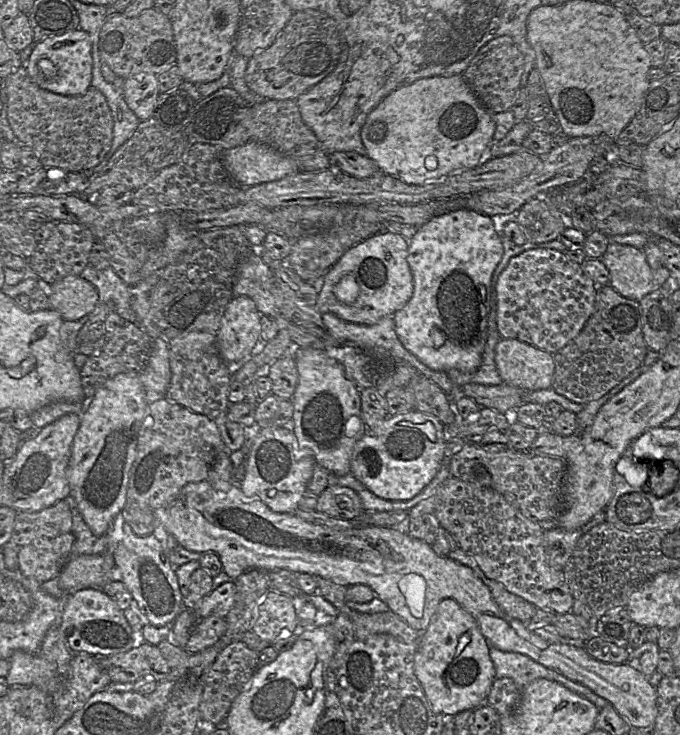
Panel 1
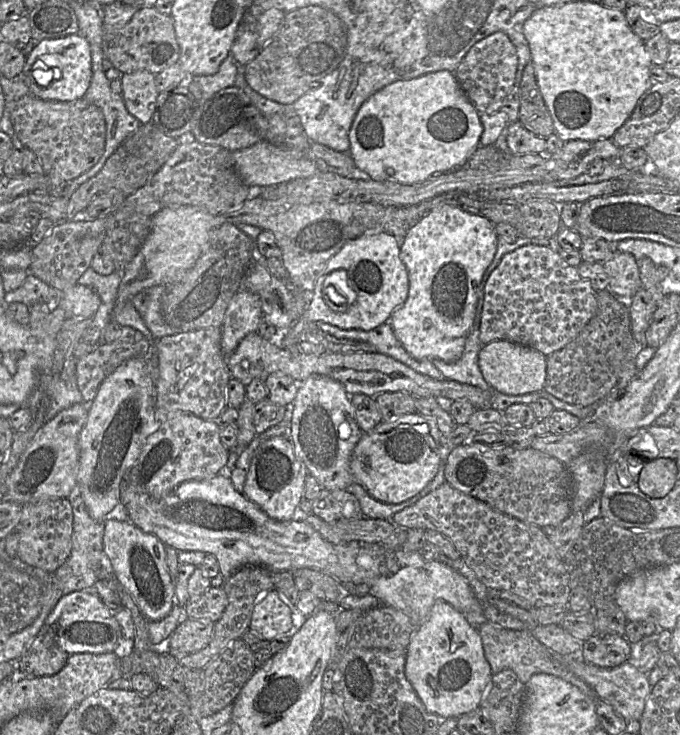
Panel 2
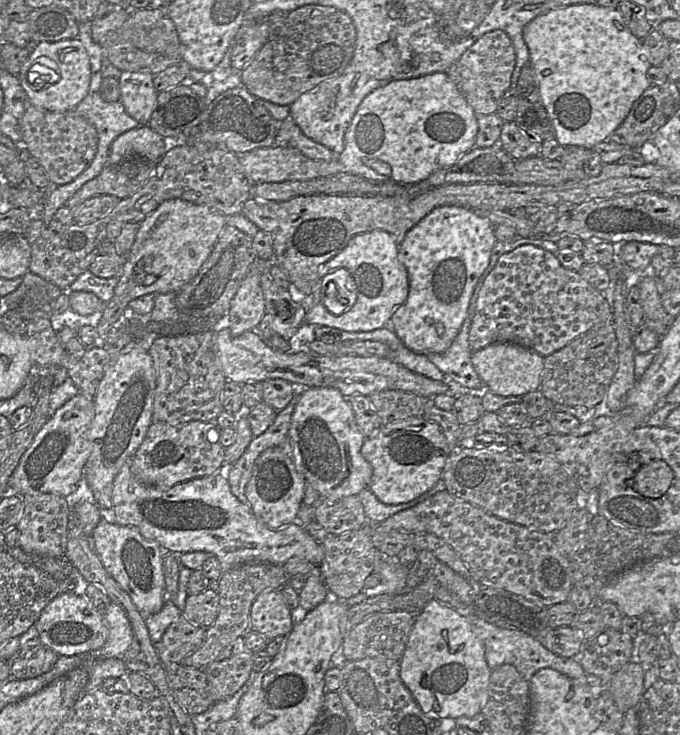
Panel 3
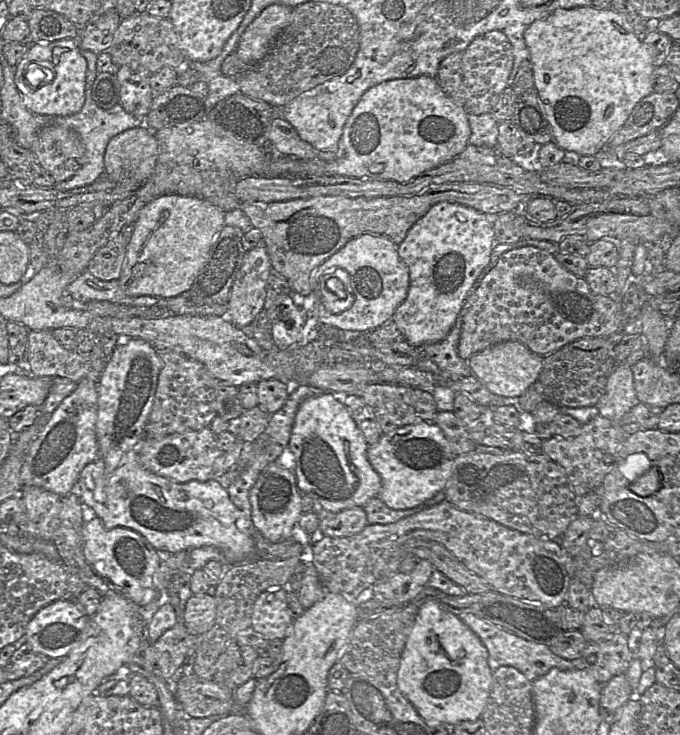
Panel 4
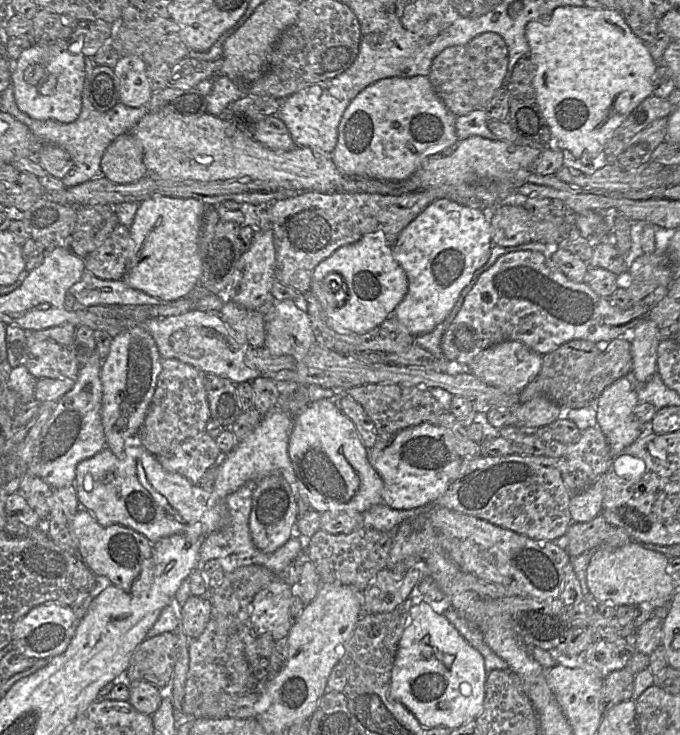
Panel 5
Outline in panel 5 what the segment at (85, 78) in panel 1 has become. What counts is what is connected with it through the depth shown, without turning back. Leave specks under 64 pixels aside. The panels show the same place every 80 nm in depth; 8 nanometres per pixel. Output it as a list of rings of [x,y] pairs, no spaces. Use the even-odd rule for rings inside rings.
[[[56,40],[56,42],[48,44],[32,44],[27,49],[22,51],[19,57],[15,61],[11,61],[11,72],[12,72],[12,86],[15,101],[18,108],[29,115],[31,118],[36,120],[47,120],[53,119],[63,123],[71,123],[75,121],[81,111],[82,107],[82,93],[85,80],[85,56],[83,54],[74,54],[69,52],[70,43],[68,40]],[[40,65],[43,67],[43,73],[52,74],[56,81],[55,91],[50,96],[45,96],[39,93],[38,87],[40,81],[34,78],[27,82],[25,80],[25,71],[29,66]]]

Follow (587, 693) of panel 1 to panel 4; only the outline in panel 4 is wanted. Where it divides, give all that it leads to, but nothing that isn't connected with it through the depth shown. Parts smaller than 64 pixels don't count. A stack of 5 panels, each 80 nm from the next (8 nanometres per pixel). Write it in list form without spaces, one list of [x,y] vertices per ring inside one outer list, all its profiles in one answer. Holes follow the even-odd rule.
[[[462,614],[459,617],[480,638],[486,647],[488,651],[488,665],[492,671],[503,665],[512,666],[524,674],[527,680],[532,683],[545,675],[551,668],[560,670],[574,669],[572,661],[556,655],[544,644],[525,640],[474,614]]]

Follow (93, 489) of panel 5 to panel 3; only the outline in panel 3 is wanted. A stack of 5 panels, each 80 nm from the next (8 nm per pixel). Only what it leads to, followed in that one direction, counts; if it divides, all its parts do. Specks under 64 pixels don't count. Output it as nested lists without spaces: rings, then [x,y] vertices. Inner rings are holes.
[[[133,457],[121,467],[113,482],[112,510],[115,524],[137,528],[142,536],[159,544],[165,553],[180,555],[186,552],[204,551],[215,556],[221,572],[246,562],[262,562],[282,565],[292,558],[302,559],[319,566],[324,557],[321,543],[310,536],[304,528],[291,523],[278,530],[272,530],[252,512],[250,505],[241,503],[230,490],[228,479],[219,472],[195,478],[170,488],[159,488],[139,481],[132,471]]]

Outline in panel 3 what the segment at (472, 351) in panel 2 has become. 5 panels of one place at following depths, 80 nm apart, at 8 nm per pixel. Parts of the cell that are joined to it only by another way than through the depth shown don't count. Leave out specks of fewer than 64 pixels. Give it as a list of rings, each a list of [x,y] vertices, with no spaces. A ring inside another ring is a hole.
[[[473,315],[465,318],[461,329],[451,346],[443,353],[426,354],[449,380],[456,382],[469,391],[484,391],[483,383],[472,364],[472,350],[469,346],[469,330]]]

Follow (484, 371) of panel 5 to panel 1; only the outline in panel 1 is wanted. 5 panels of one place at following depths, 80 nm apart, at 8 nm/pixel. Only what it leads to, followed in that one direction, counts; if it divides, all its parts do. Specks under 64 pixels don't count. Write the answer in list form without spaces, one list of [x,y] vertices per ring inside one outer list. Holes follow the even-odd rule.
[[[502,338],[495,348],[495,364],[503,383],[536,391],[551,387],[553,355],[518,339]]]

